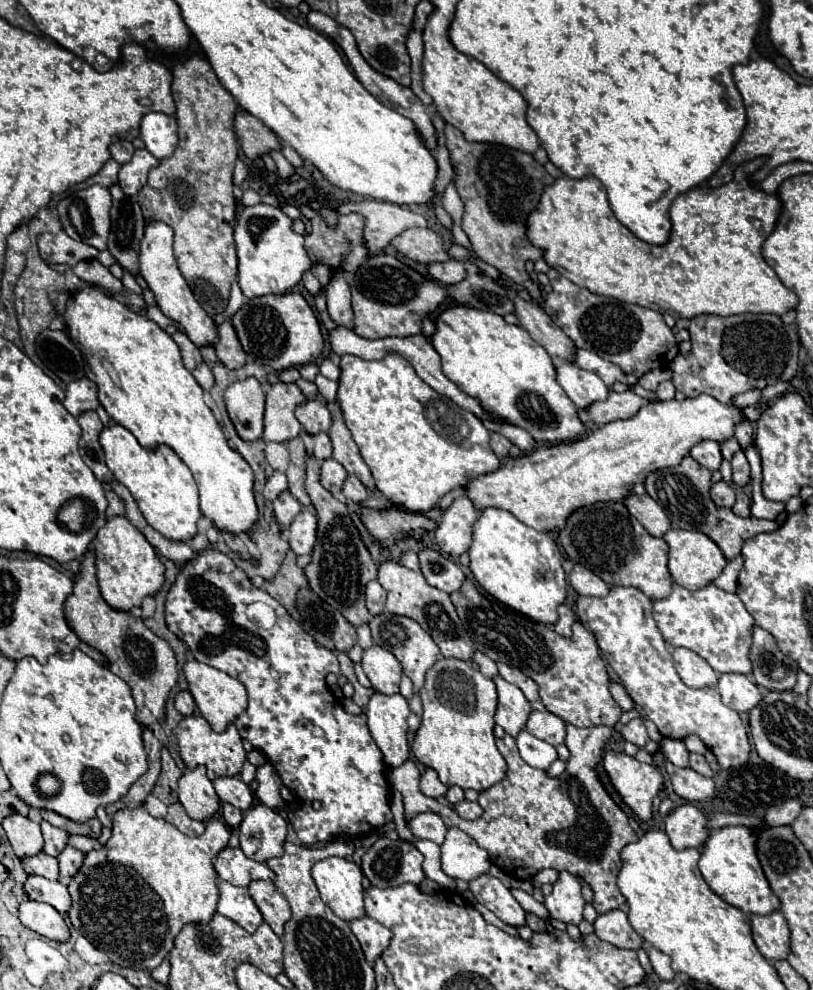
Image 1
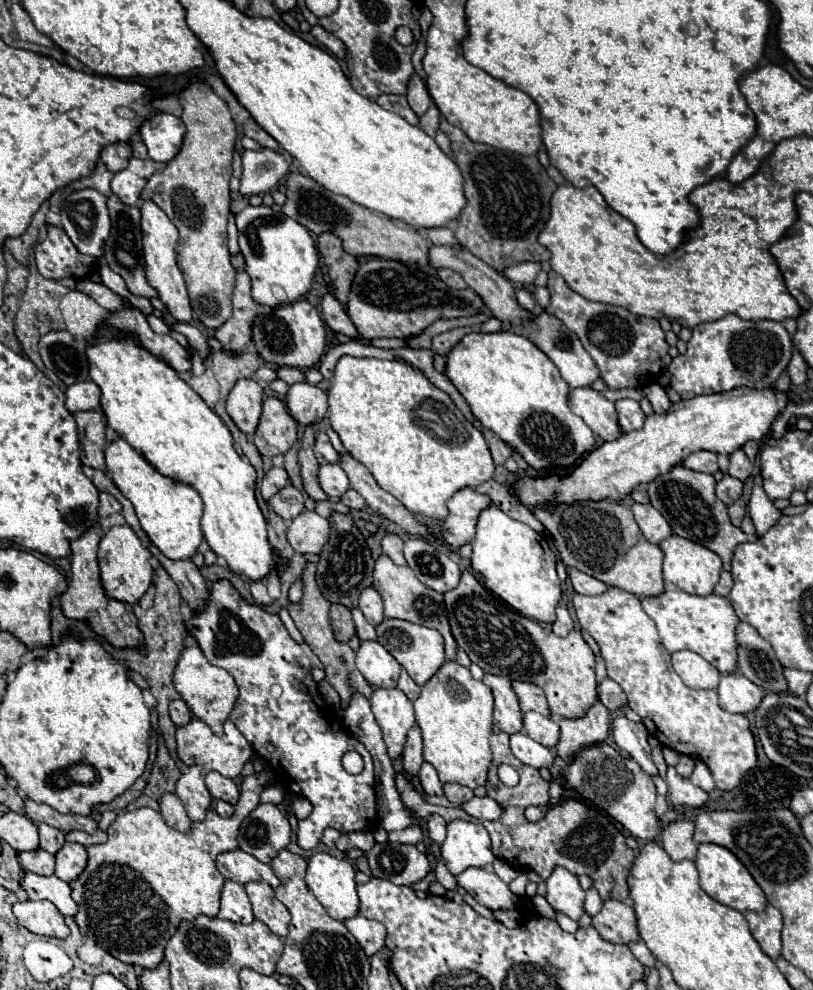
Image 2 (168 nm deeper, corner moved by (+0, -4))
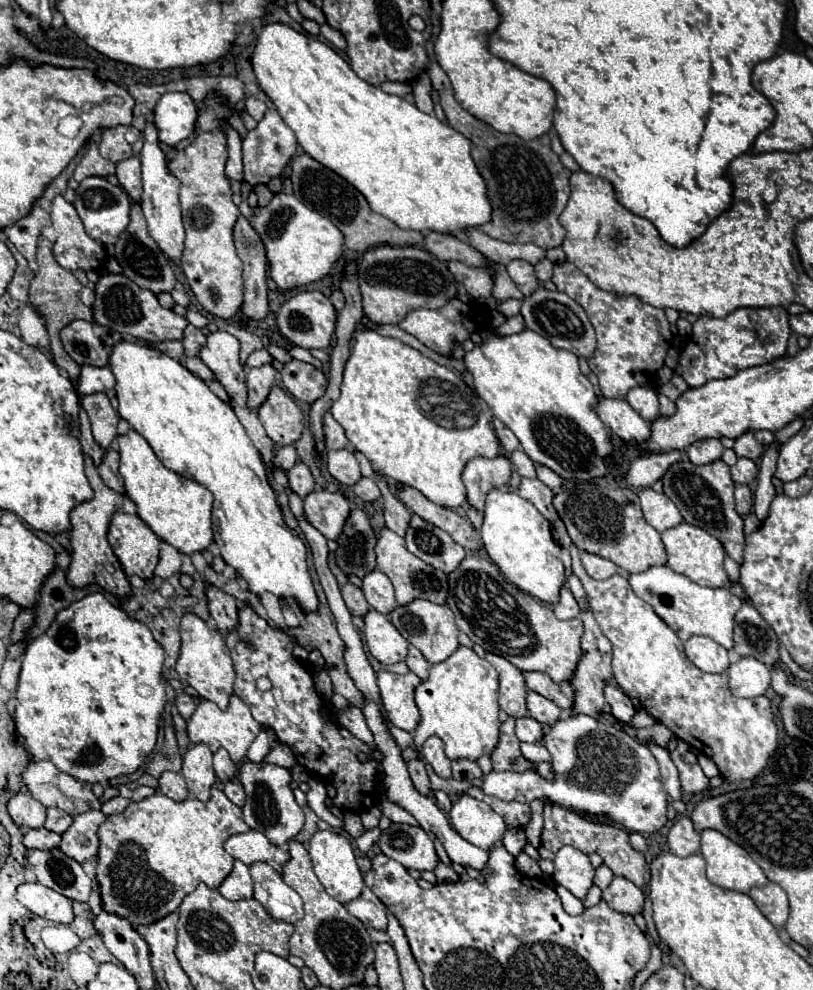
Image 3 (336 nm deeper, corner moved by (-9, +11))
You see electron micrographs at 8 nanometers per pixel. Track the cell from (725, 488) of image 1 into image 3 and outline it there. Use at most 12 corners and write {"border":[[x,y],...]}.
{"border":[[738,459],[730,467],[732,481],[748,485],[758,477],[752,459]]}

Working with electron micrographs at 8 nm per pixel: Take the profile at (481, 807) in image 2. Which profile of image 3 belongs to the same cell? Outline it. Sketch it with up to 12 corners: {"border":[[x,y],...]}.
{"border":[[572,713],[544,731],[552,781],[484,775],[486,795],[544,799],[642,835],[666,825],[650,749]]}

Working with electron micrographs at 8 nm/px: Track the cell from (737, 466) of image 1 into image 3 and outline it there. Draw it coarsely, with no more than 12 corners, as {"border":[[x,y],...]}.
{"border":[[744,433],[736,439],[734,451],[738,457],[758,461],[764,445],[754,433]]}

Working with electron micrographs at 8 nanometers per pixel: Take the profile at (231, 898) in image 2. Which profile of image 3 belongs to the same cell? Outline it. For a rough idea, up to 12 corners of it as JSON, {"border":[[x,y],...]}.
{"border":[[236,859],[218,891],[230,901],[252,899],[248,865]]}

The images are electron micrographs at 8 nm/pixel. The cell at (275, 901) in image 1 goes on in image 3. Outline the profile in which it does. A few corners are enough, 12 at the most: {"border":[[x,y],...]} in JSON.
{"border":[[254,863],[254,899],[296,923],[302,897],[268,863]]}

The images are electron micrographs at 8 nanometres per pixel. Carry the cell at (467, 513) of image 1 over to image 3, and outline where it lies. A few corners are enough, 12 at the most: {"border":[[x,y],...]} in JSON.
{"border":[[504,455],[470,459],[462,473],[468,503],[482,513],[486,493],[508,485]]}

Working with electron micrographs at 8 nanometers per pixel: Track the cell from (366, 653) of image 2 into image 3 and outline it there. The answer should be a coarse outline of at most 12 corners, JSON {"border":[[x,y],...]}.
{"border":[[370,609],[362,633],[380,663],[406,659],[408,641],[386,615]]}

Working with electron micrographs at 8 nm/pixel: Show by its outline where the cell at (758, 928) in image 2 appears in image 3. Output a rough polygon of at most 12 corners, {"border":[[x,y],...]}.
{"border":[[770,881],[752,887],[754,899],[766,919],[778,929],[788,919],[788,897]]}

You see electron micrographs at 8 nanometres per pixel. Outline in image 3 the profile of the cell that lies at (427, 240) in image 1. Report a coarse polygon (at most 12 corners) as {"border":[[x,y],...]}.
{"border":[[308,153],[292,159],[294,195],[346,235],[350,251],[422,245],[374,213],[360,191]]}

